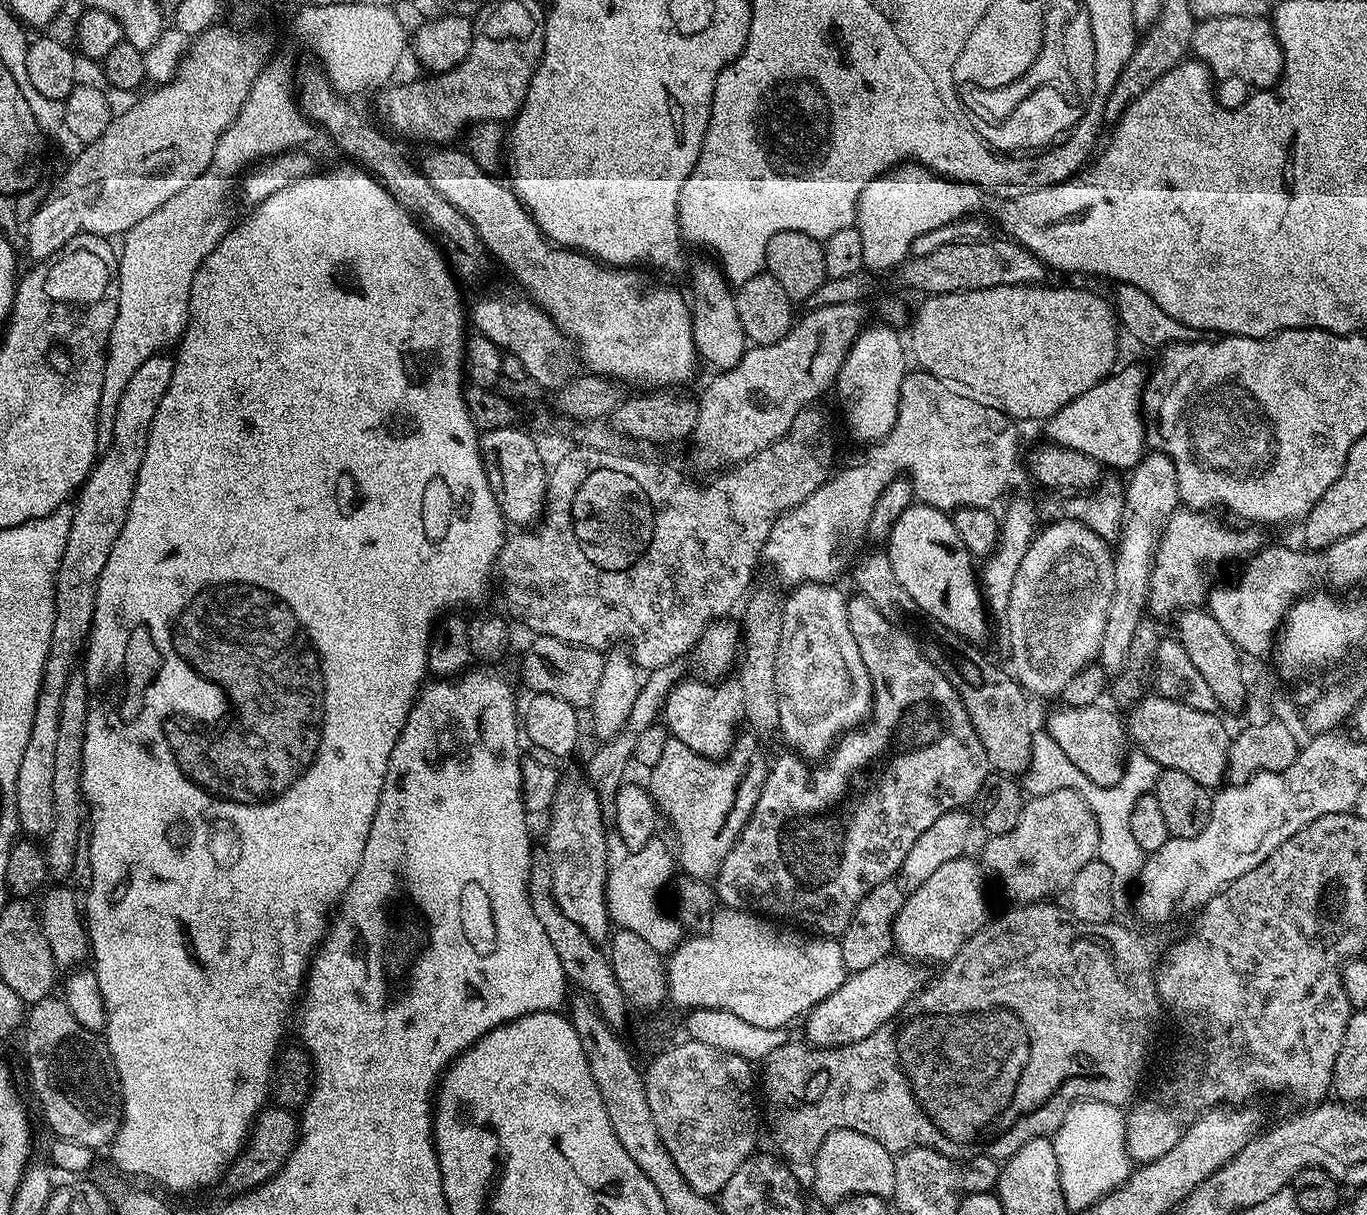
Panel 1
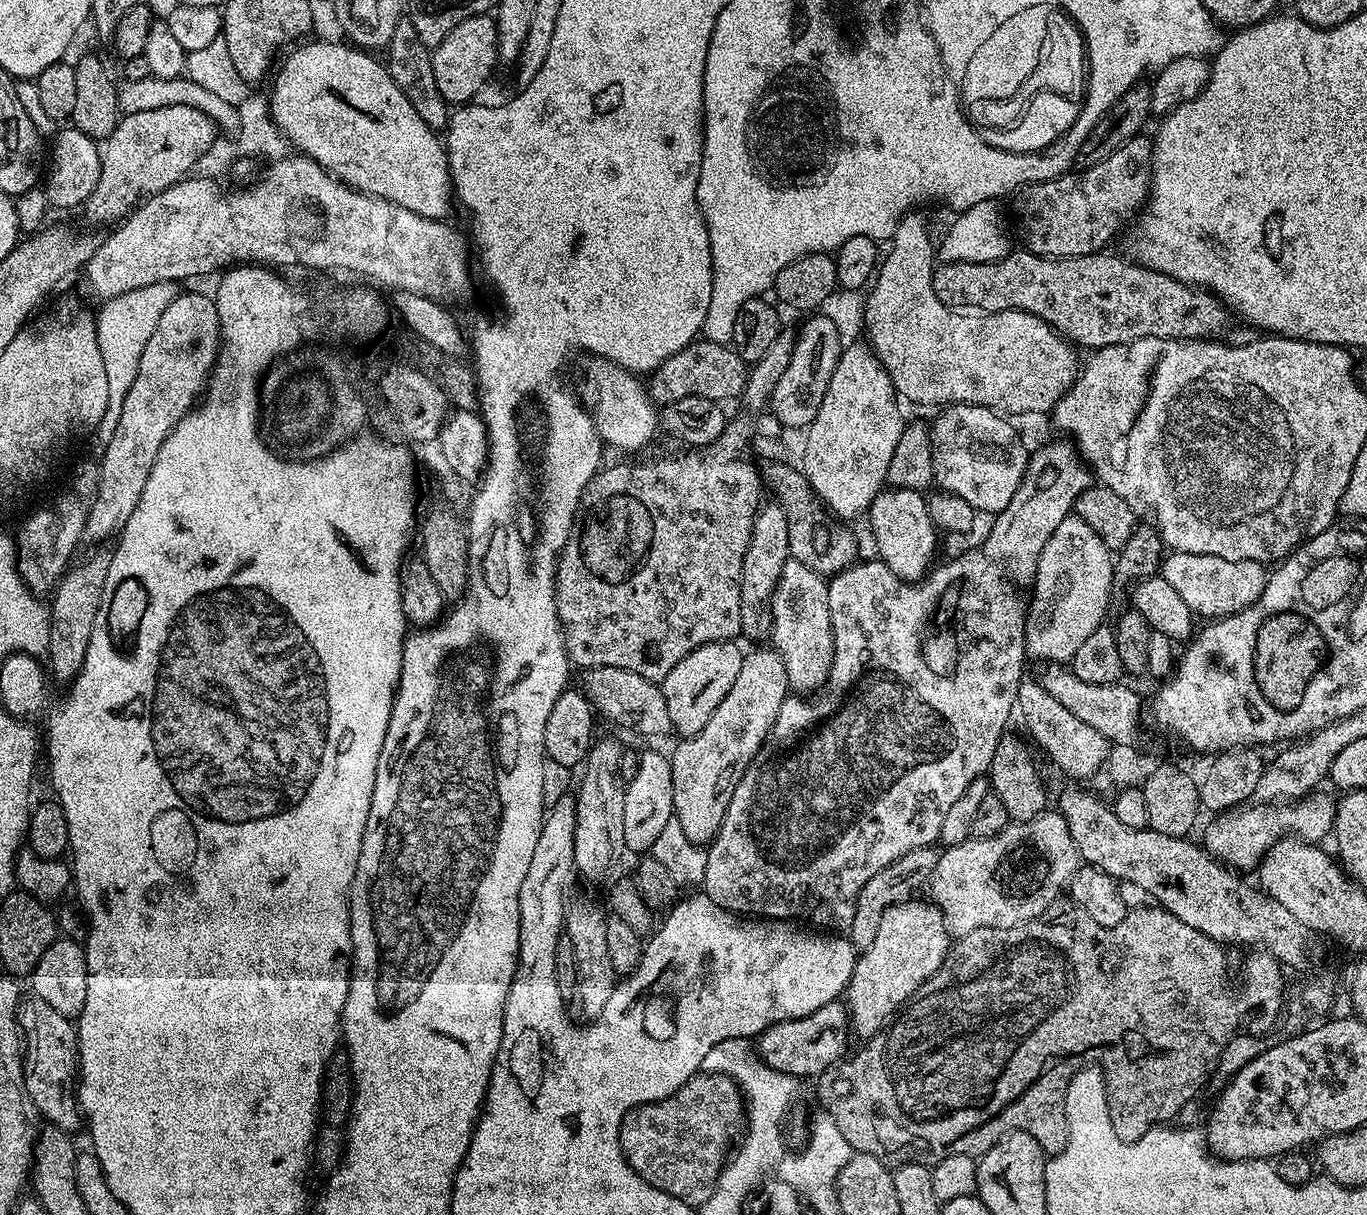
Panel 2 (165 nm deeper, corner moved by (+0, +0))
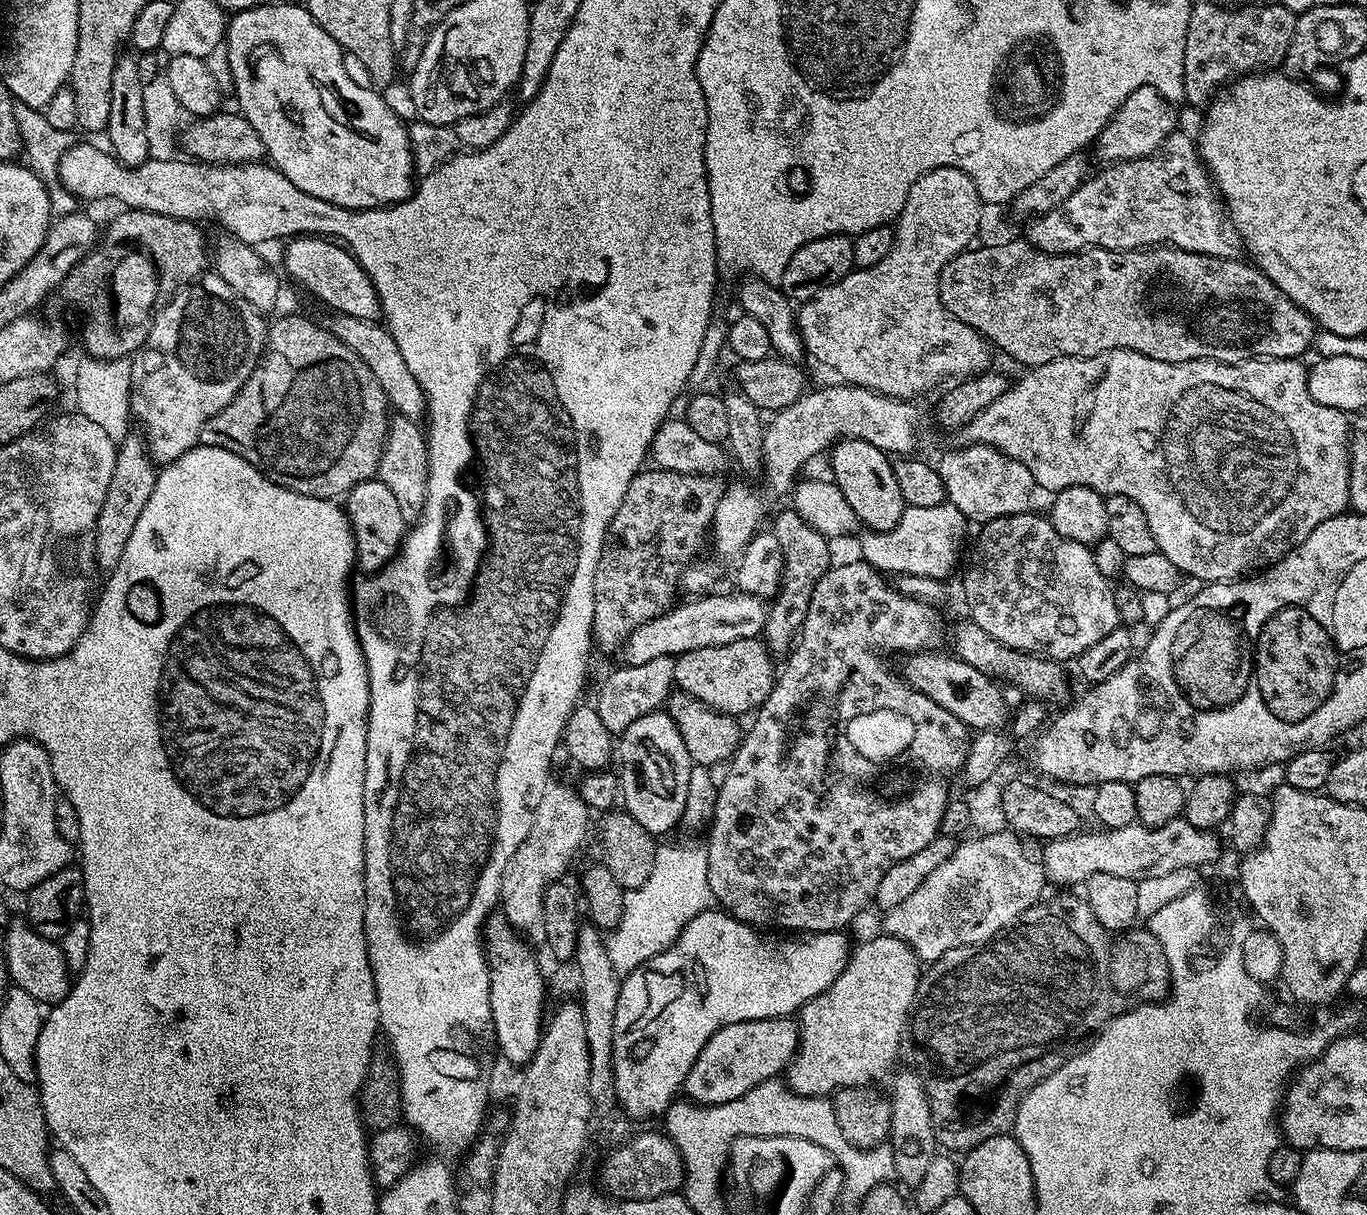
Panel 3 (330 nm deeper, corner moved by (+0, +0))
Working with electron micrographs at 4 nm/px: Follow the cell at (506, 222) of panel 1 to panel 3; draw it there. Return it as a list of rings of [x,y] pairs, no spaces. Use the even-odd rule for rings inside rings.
[[[266,2],[257,8],[247,8],[235,13],[228,22],[227,48],[228,72],[232,75],[232,88],[236,91],[237,102],[240,103],[238,111],[241,116],[246,118],[246,122],[250,122],[250,126],[254,126],[254,130],[258,130],[258,138],[262,138],[262,146],[267,159],[282,174],[286,174],[286,178],[290,178],[290,182],[294,182],[294,186],[298,186],[298,190],[302,190],[306,194],[314,194],[314,198],[322,198],[322,202],[330,202],[334,206],[343,208],[382,208],[389,204],[401,204],[404,200],[412,199],[414,165],[412,147],[408,137],[408,124],[400,121],[399,114],[376,93],[379,91],[375,87],[363,88],[348,73],[348,68],[344,65],[345,53],[338,46],[338,42],[334,42],[334,38],[330,38],[330,34],[326,34],[326,30],[322,30],[322,26],[311,16],[307,7],[300,5],[299,8],[296,4]]]

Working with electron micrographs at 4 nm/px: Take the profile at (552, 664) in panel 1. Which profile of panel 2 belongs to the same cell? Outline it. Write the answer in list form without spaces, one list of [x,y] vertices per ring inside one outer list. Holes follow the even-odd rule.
[[[614,666],[589,668],[583,676],[583,694],[599,715],[601,712],[614,723],[633,728],[644,736],[664,736],[673,731],[670,713],[666,710],[666,698],[657,681],[647,680],[642,678],[642,674],[630,674],[630,670]]]

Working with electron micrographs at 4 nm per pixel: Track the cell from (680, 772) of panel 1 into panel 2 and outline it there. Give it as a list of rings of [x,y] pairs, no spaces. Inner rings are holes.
[[[756,646],[753,652],[750,650],[744,652],[744,661],[742,662],[742,670],[738,670],[738,678],[734,682],[732,689],[726,694],[726,698],[722,698],[722,702],[718,702],[718,710],[714,710],[714,714],[710,718],[710,722],[706,722],[706,726],[696,736],[689,736],[681,739],[680,745],[673,752],[670,752],[670,761],[673,772],[673,810],[674,816],[681,823],[682,829],[690,842],[701,846],[707,845],[718,834],[718,830],[722,826],[722,818],[726,818],[726,810],[730,806],[730,798],[734,798],[734,790],[738,786],[738,782],[742,778],[742,774],[746,774],[746,770],[750,766],[750,762],[758,754],[758,750],[764,745],[764,739],[768,736],[768,732],[772,729],[772,724],[778,718],[780,708],[776,705],[776,700],[785,700],[790,695],[788,686],[788,675],[786,674],[786,666],[782,662],[779,652],[775,647],[760,648],[764,646]]]

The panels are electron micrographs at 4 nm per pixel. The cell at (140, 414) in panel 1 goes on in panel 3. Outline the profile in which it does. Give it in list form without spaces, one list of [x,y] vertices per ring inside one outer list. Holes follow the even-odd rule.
[[[205,274],[184,285],[160,309],[146,342],[131,357],[130,406],[133,417],[137,421],[140,419],[139,427],[153,464],[172,464],[182,458],[182,454],[197,447],[204,423],[222,411],[238,394],[246,378],[250,378],[268,343],[268,324],[260,316],[263,316],[261,309],[250,306],[246,298],[242,298],[222,277],[215,274]]]

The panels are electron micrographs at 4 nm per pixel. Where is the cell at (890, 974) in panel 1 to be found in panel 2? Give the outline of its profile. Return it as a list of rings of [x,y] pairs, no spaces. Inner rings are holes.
[[[833,1002],[802,1018],[771,1024],[758,1037],[758,1056],[768,1067],[787,1075],[816,1078],[845,1059],[849,1051],[848,1036],[850,1037],[850,1017],[847,1007],[843,1003]]]

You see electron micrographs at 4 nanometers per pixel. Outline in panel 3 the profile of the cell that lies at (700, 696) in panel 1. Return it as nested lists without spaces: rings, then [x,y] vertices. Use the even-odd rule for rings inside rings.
[[[760,638],[690,650],[675,657],[675,687],[701,700],[704,705],[716,712],[751,713],[764,703],[778,675],[777,669],[772,669],[771,659],[773,660],[773,657],[768,651],[767,644]]]

